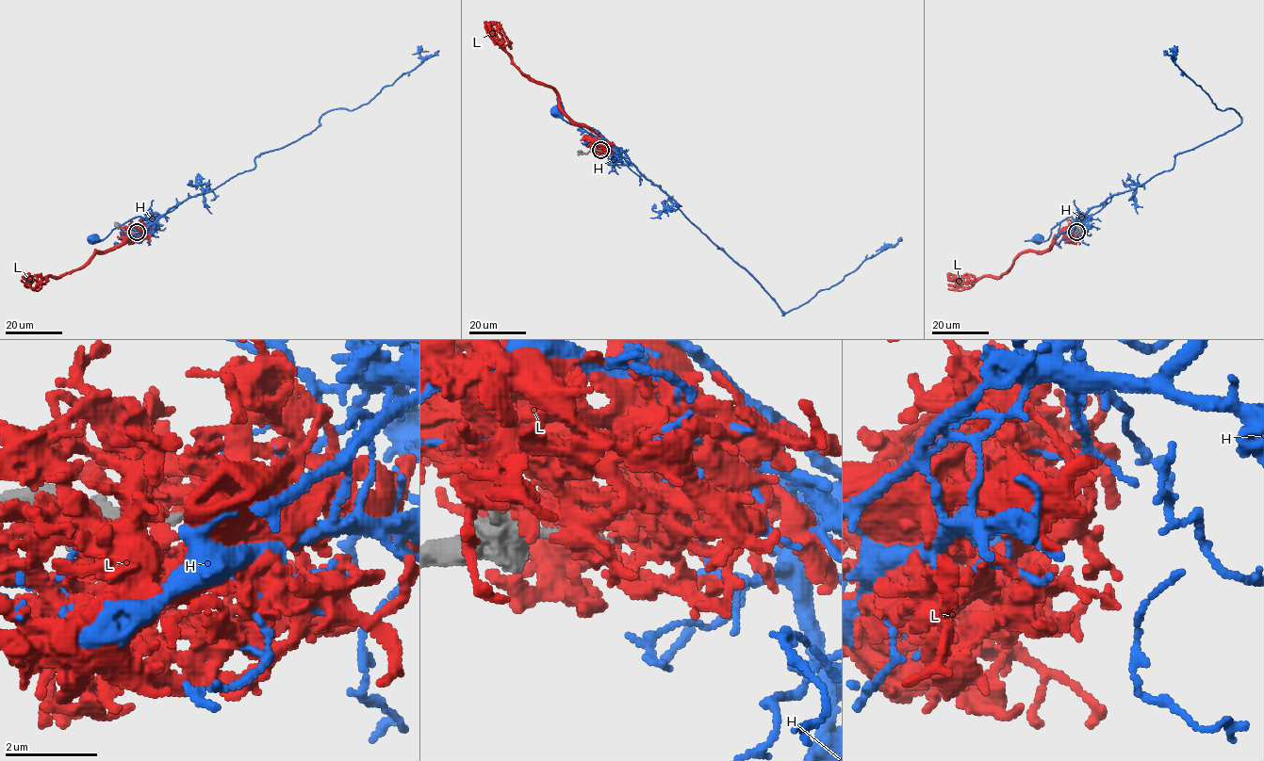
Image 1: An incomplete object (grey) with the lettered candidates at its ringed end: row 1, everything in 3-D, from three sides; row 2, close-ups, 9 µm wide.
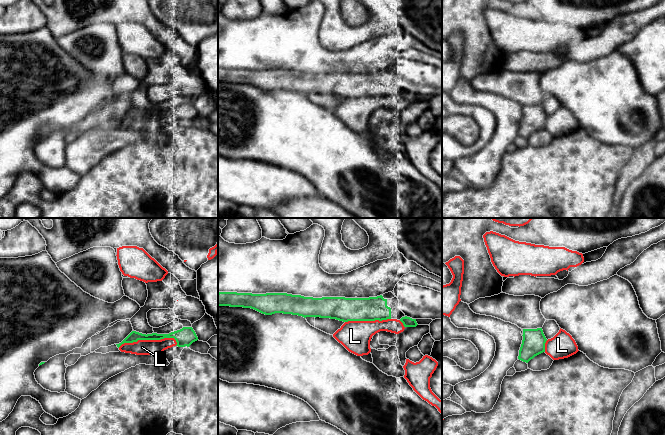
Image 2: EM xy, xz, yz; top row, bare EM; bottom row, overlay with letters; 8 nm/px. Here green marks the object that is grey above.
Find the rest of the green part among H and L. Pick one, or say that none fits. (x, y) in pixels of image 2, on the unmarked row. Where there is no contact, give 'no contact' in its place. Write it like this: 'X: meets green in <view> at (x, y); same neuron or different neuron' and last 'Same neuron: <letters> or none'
H: no contact; different neuron
L: meets green in xy at (147, 115); different neuron
Same neuron: none

